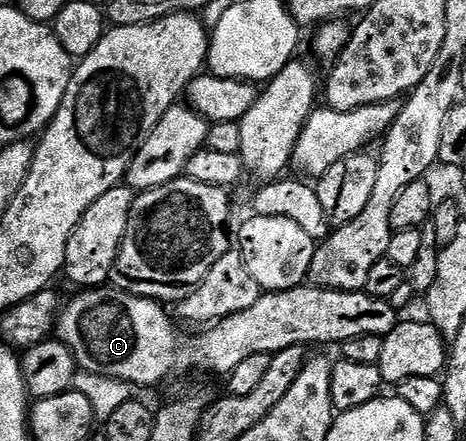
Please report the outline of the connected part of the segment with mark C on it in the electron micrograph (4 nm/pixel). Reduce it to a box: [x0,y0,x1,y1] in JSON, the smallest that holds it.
[55,284,399,388]

